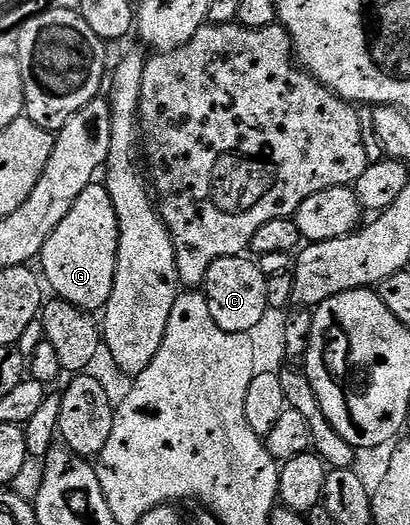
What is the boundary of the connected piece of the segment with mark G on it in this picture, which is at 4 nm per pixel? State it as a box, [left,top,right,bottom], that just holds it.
[39,184,119,312]

